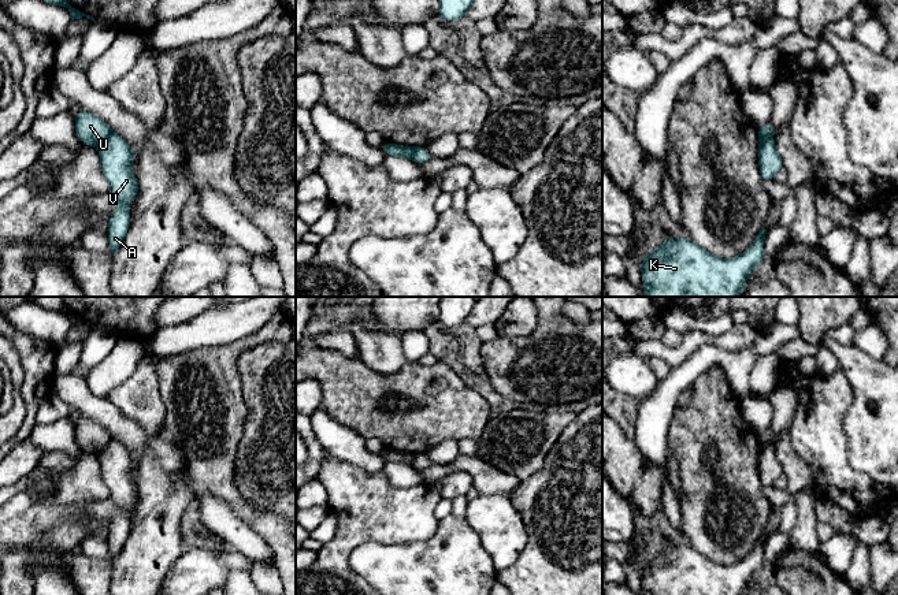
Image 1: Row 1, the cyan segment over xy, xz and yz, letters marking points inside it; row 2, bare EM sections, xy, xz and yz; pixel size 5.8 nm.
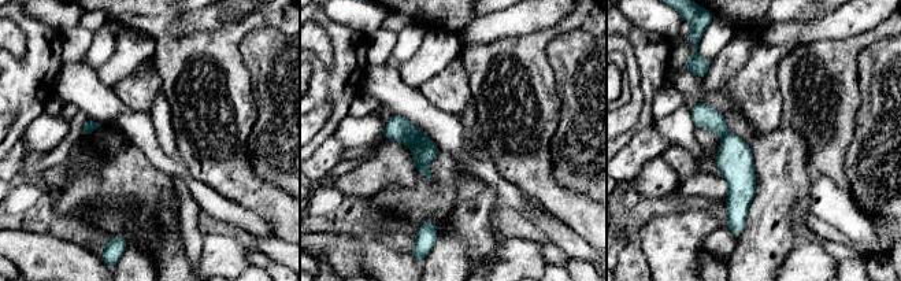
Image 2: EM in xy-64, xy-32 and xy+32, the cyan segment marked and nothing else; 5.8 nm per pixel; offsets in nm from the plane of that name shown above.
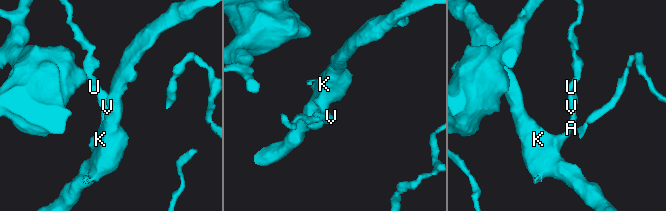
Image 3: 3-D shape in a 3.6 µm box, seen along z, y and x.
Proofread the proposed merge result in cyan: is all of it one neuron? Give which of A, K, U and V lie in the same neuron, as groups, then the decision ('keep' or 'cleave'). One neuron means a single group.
groups A K V / U; cleave

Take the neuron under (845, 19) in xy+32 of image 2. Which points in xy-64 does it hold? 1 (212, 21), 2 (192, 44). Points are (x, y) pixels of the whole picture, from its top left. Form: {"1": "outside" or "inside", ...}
{"1": "inside", "2": "outside"}

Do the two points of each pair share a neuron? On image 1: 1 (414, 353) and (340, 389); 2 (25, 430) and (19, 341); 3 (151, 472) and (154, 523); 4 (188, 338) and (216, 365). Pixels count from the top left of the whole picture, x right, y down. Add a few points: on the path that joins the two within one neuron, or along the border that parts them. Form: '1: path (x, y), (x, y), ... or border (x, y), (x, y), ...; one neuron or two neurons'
1: border (407, 360), (416, 363); two neurons
2: path (32, 408), (32, 363); one neuron
3: path (154, 484), (154, 510); one neuron
4: border (230, 342), (197, 346), (167, 356); two neurons

